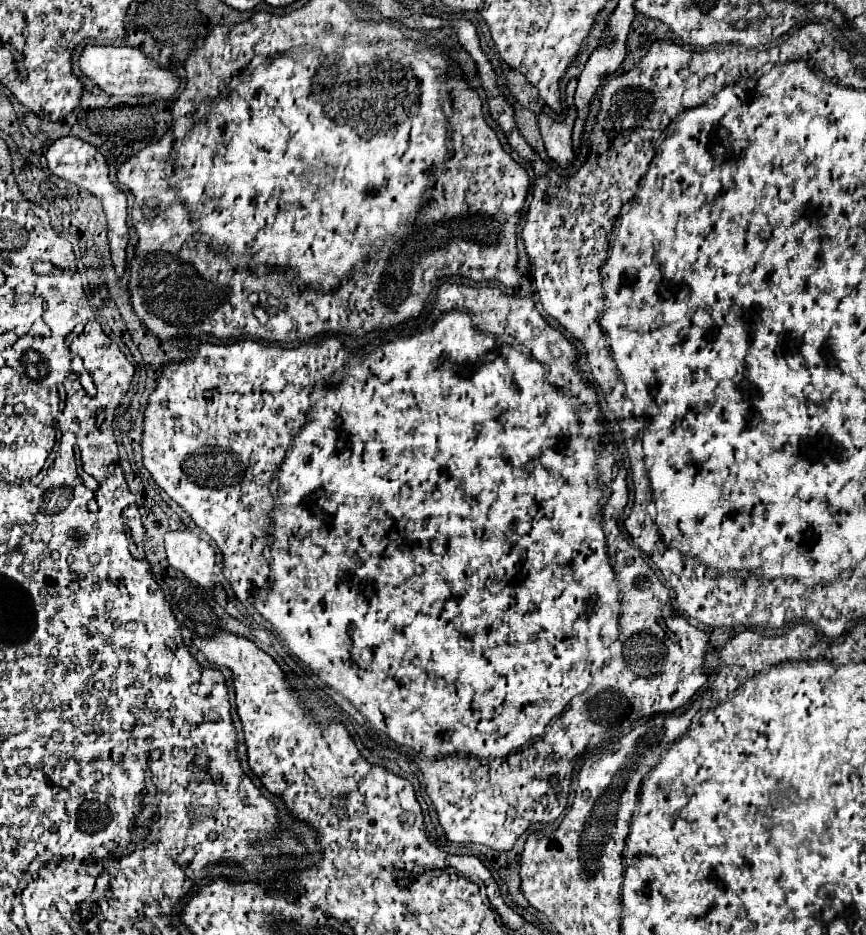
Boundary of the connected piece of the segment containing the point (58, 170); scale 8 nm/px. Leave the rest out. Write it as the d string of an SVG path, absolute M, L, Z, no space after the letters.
M62 137L58 141L54 141L46 153L46 161L48 161L48 169L58 175L60 179L66 179L70 183L76 183L80 187L84 187L86 191L94 193L98 199L102 199L106 217L108 217L108 239L110 239L110 251L112 251L112 263L116 269L116 275L122 277L124 273L124 265L126 265L126 245L128 245L128 225L126 225L126 195L110 181L108 177L108 165L106 159L102 157L102 153L78 139L78 137Z

